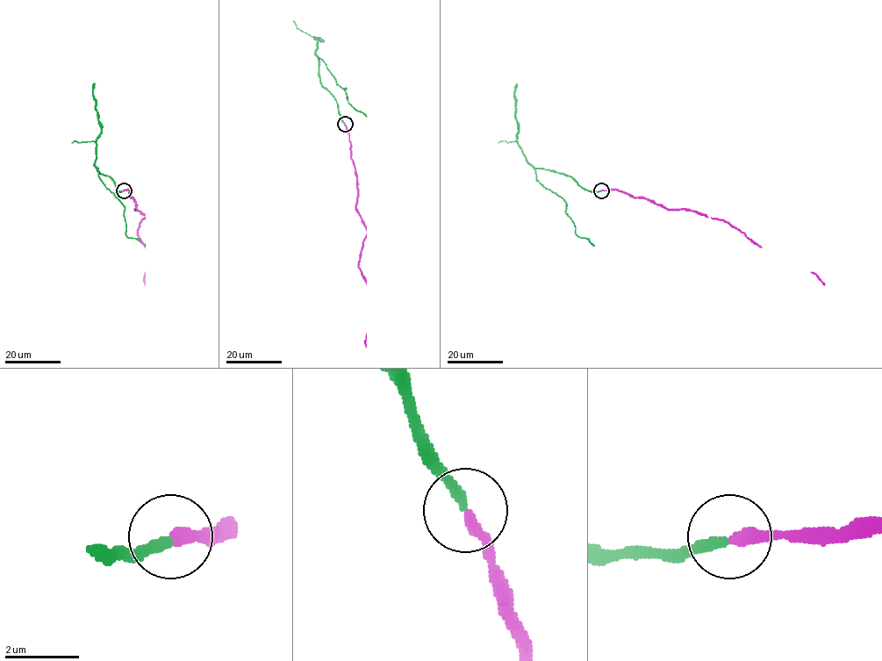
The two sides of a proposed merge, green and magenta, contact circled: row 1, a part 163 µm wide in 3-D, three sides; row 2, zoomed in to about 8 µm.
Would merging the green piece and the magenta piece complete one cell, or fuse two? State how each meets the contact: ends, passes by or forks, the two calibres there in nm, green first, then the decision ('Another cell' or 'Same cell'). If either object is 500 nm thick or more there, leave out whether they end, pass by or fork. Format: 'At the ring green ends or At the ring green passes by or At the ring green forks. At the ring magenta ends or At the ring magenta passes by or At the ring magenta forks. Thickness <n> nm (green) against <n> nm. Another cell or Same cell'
At the ring green ends. At the ring magenta ends. Thickness 280 nm (green) against 320 nm. Same cell

